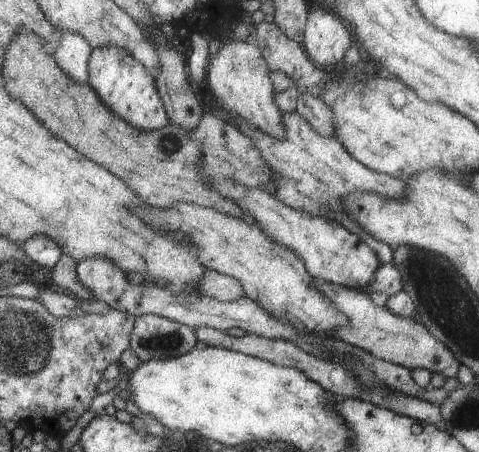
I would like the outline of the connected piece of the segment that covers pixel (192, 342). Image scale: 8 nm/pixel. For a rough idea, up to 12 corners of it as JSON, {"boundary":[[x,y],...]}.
{"boundary":[[159,315],[137,319],[129,350],[143,362],[197,346],[195,329]]}

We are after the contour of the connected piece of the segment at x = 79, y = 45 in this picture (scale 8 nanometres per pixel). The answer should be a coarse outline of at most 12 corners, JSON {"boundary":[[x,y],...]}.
{"boundary":[[59,28],[55,58],[79,84],[90,84],[94,49],[86,37]]}

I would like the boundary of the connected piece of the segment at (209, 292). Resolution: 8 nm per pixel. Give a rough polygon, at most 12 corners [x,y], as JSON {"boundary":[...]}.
{"boundary":[[209,269],[198,292],[235,302],[246,296],[239,280]]}

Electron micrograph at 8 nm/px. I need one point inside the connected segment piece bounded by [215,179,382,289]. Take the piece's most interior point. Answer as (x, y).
(333, 254)

